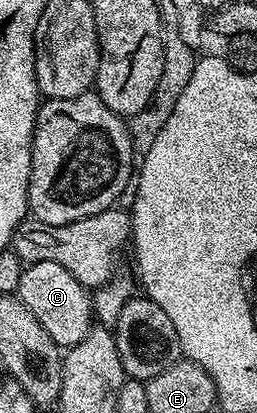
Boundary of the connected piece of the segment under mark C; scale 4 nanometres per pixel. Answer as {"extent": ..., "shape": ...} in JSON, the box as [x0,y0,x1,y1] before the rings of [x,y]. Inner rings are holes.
{"extent":[17,263,92,347],"shape":[[[33,263],[27,265],[19,274],[17,282],[17,296],[25,307],[37,317],[37,322],[49,333],[60,347],[70,347],[81,343],[85,335],[91,330],[92,294],[61,263]]]}

